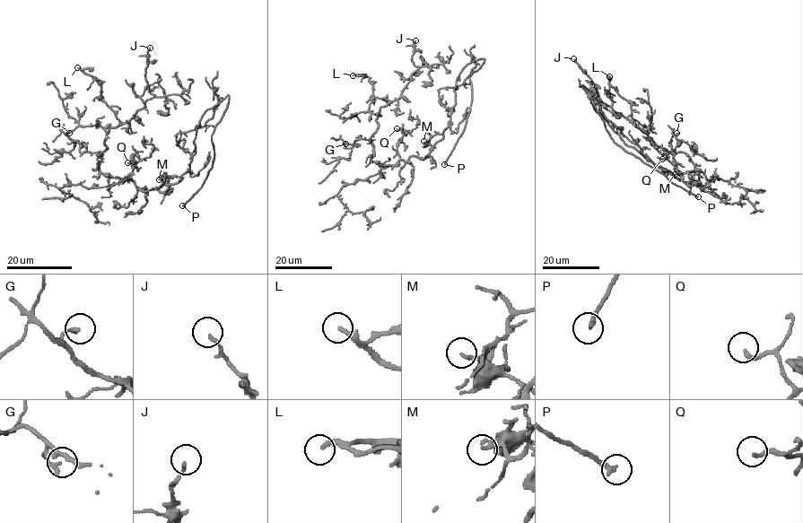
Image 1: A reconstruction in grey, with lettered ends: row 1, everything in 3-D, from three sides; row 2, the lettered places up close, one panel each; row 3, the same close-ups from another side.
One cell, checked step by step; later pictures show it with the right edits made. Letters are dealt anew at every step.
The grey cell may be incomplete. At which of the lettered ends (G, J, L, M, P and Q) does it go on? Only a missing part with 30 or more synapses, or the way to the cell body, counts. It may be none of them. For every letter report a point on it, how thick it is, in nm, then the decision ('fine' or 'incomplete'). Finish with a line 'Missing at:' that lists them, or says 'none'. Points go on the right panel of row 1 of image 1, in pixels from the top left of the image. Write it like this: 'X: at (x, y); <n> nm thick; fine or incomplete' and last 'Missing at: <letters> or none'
G: at (676, 133); 180 nm thick; fine
J: at (573, 58); 130 nm thick; fine
L: at (609, 76); 200 nm thick; incomplete
M: at (675, 174); 120 nm thick; fine
P: at (698, 196); 240 nm thick; incomplete
Q: at (662, 159); 160 nm thick; fine
Missing at: L, P

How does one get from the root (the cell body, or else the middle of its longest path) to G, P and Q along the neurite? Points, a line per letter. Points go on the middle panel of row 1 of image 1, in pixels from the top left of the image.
G: (441, 139), (423, 159), (411, 155), (385, 167), (371, 161), (373, 147), (368, 140), (345, 143)
P: (441, 139), (456, 103), (458, 74), (467, 64), (484, 58), (483, 64), (469, 76), (470, 112), (444, 164)
Q: (441, 139), (423, 159), (411, 155), (405, 161), (397, 151), (397, 143), (403, 135), (397, 128)

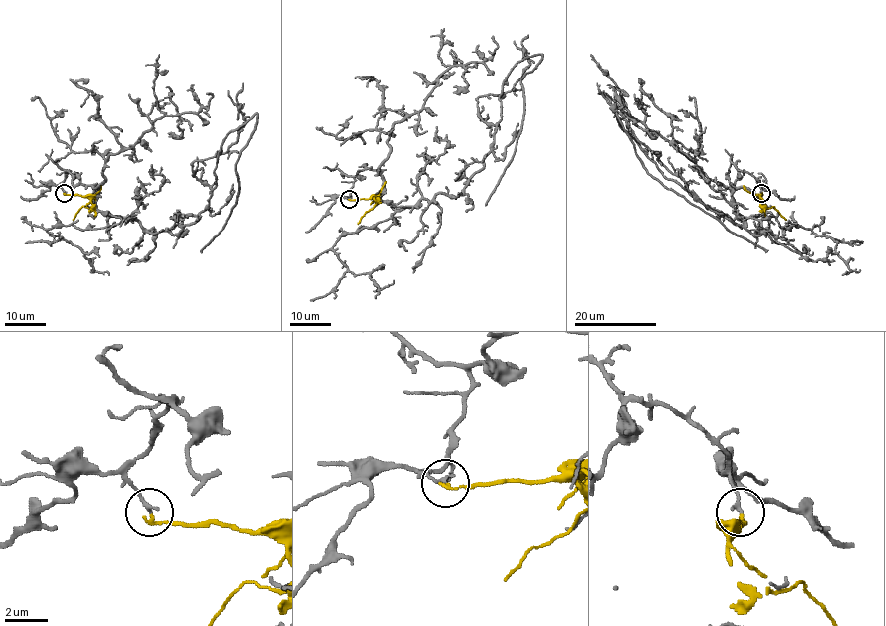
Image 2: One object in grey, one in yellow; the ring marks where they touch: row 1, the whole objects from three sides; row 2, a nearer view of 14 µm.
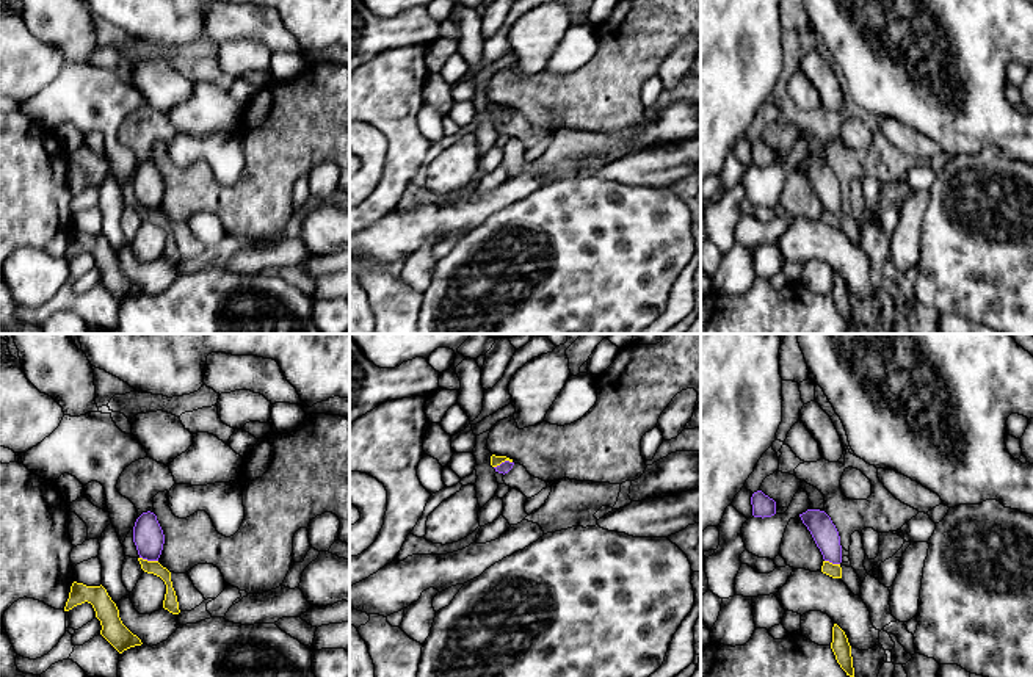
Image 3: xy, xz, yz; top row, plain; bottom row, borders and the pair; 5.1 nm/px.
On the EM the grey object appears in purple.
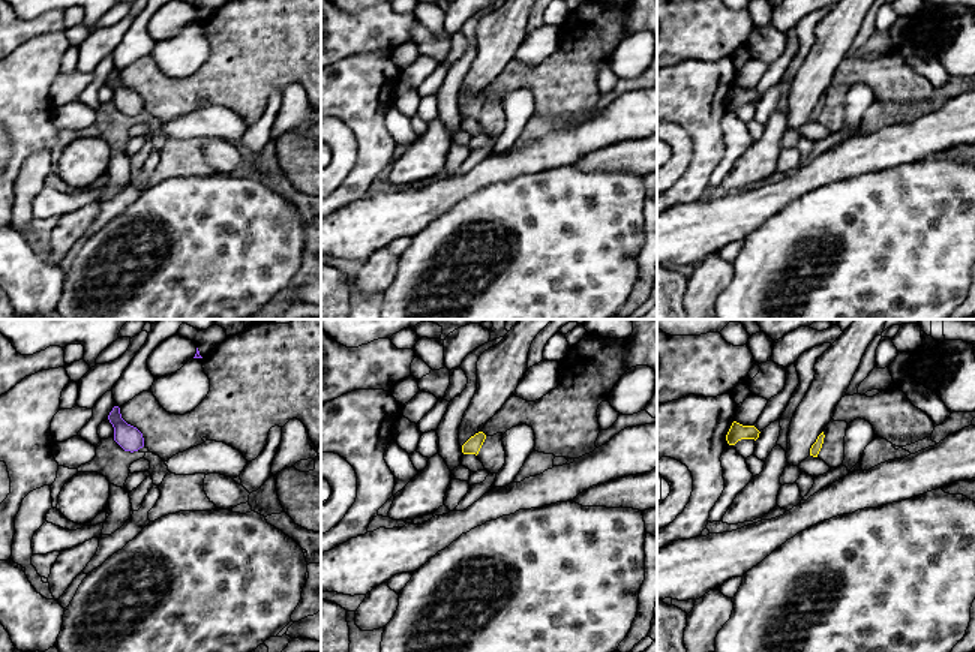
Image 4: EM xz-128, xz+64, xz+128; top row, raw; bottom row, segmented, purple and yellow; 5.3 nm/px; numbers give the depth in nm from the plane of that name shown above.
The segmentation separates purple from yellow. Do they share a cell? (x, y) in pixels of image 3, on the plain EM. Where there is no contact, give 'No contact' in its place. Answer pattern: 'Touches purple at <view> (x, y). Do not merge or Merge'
Touches purple at xy (149, 209). Do not merge

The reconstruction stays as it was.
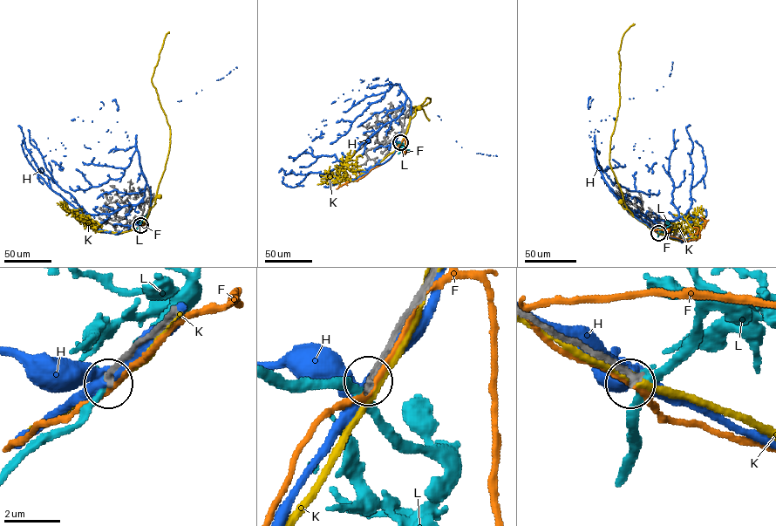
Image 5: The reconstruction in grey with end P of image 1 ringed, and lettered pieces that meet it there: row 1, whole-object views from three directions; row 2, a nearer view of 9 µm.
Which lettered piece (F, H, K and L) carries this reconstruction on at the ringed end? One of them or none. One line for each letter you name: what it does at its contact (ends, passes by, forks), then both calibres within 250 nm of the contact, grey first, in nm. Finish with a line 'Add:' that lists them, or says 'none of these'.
Add: none of these

